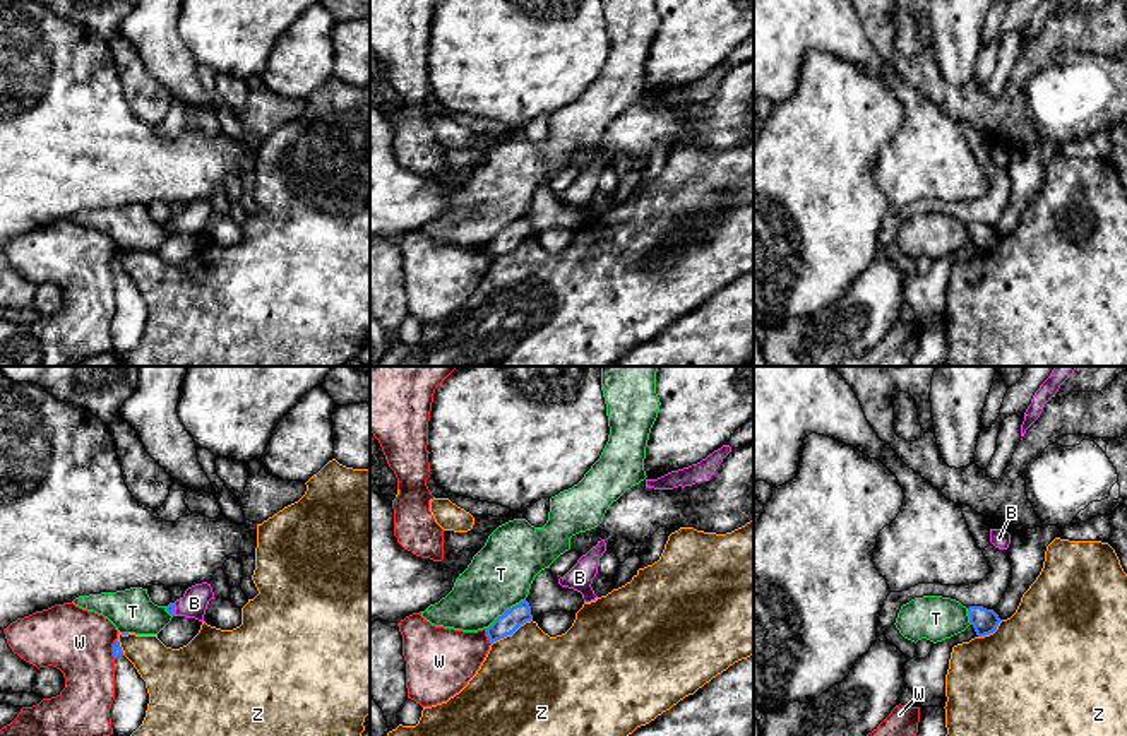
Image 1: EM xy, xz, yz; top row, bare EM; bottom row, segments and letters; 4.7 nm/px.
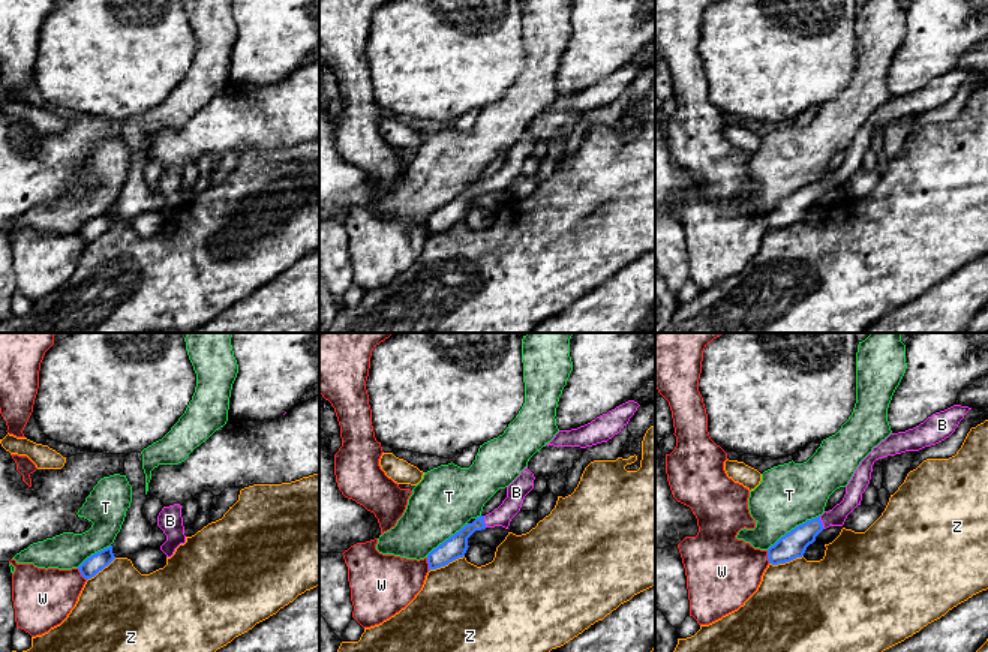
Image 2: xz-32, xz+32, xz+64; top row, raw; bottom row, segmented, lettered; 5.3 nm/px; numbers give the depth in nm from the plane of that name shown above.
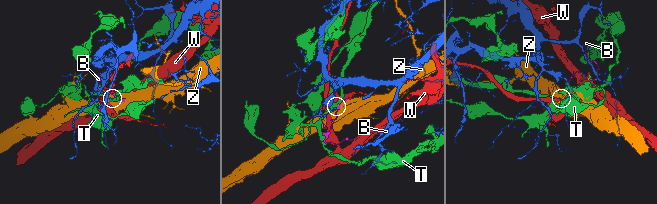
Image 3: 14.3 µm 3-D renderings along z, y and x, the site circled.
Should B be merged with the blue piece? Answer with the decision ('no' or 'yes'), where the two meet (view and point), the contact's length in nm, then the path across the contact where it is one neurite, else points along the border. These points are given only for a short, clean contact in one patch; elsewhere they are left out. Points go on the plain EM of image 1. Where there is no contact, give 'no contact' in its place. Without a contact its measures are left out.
yes | xy (173, 226) | 70 nm

